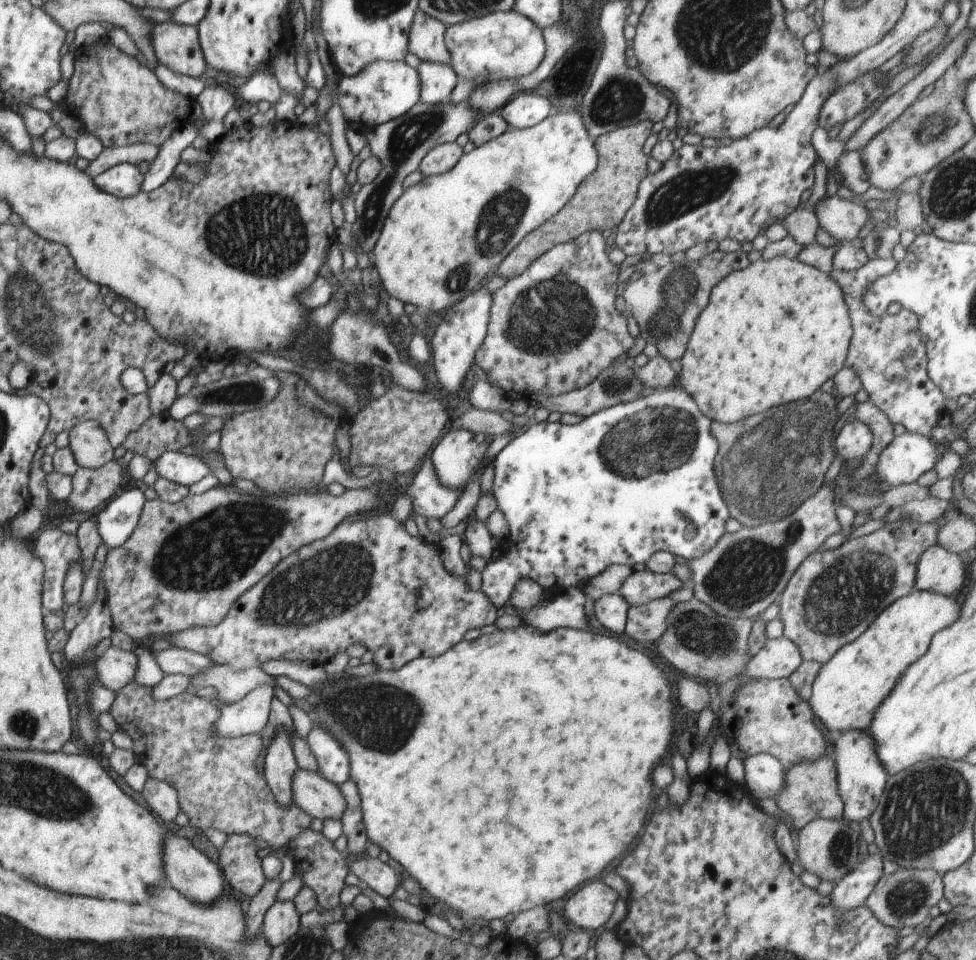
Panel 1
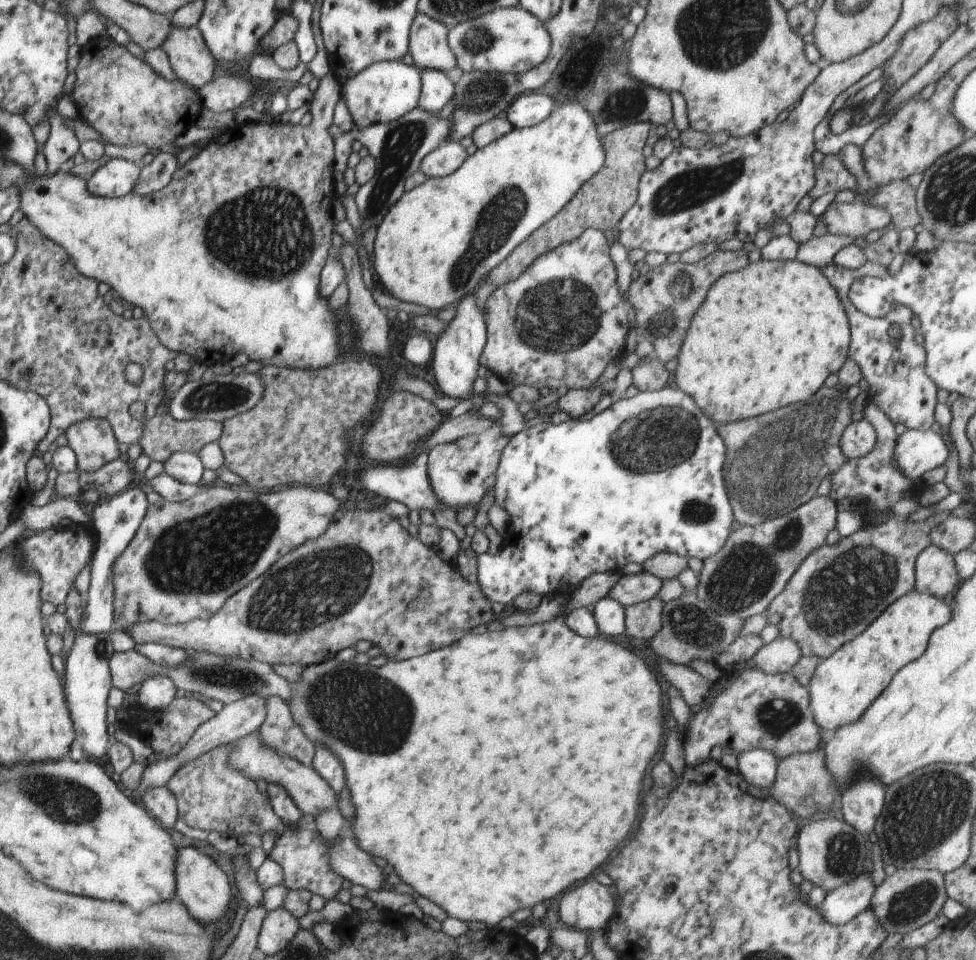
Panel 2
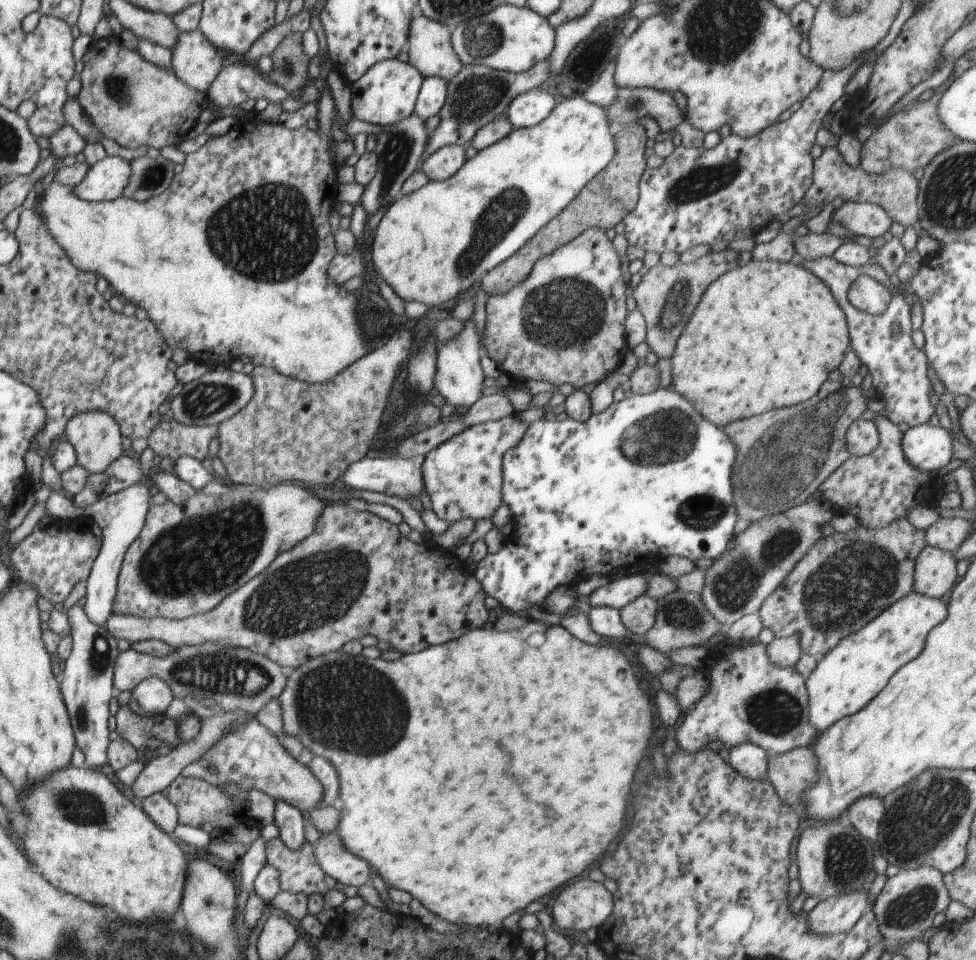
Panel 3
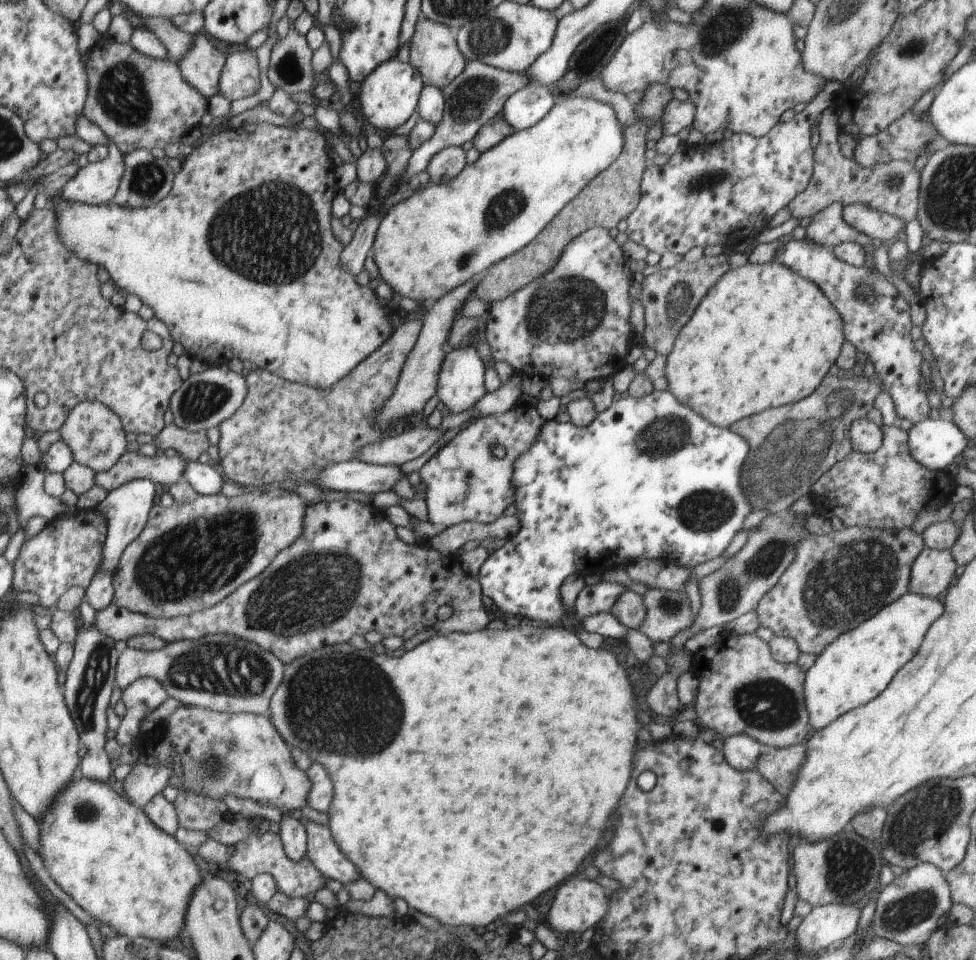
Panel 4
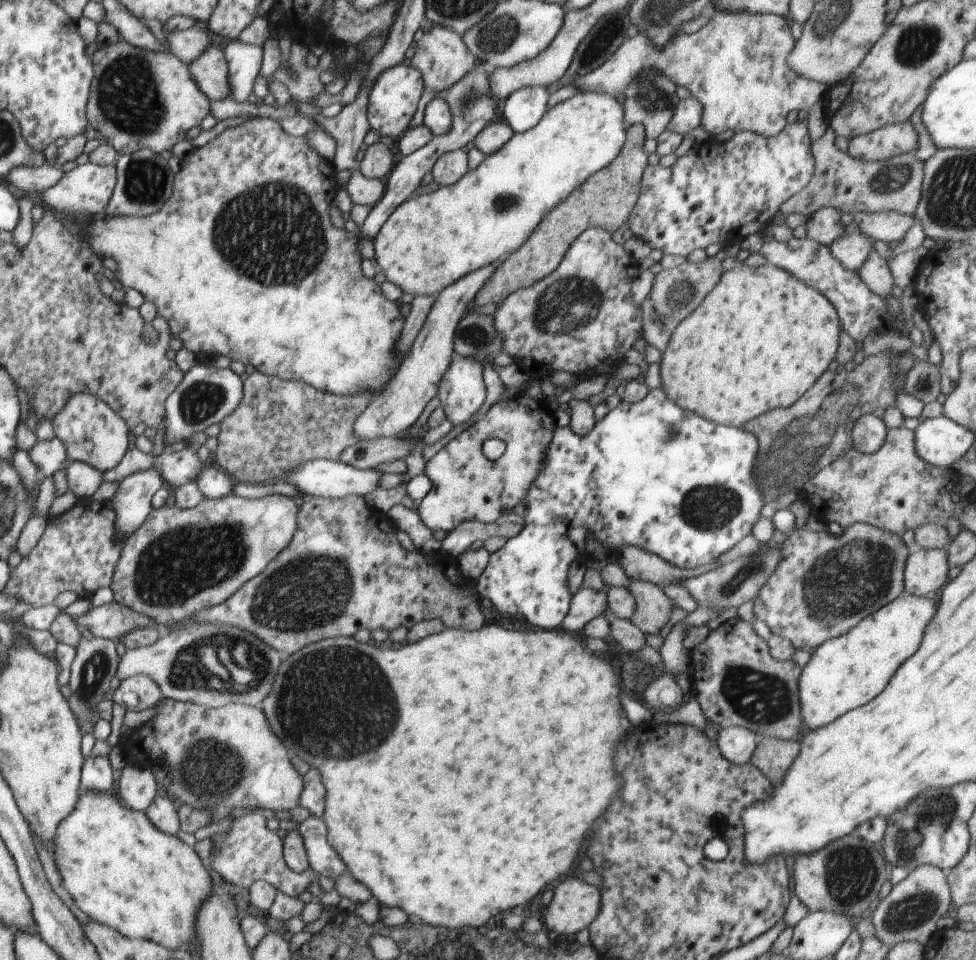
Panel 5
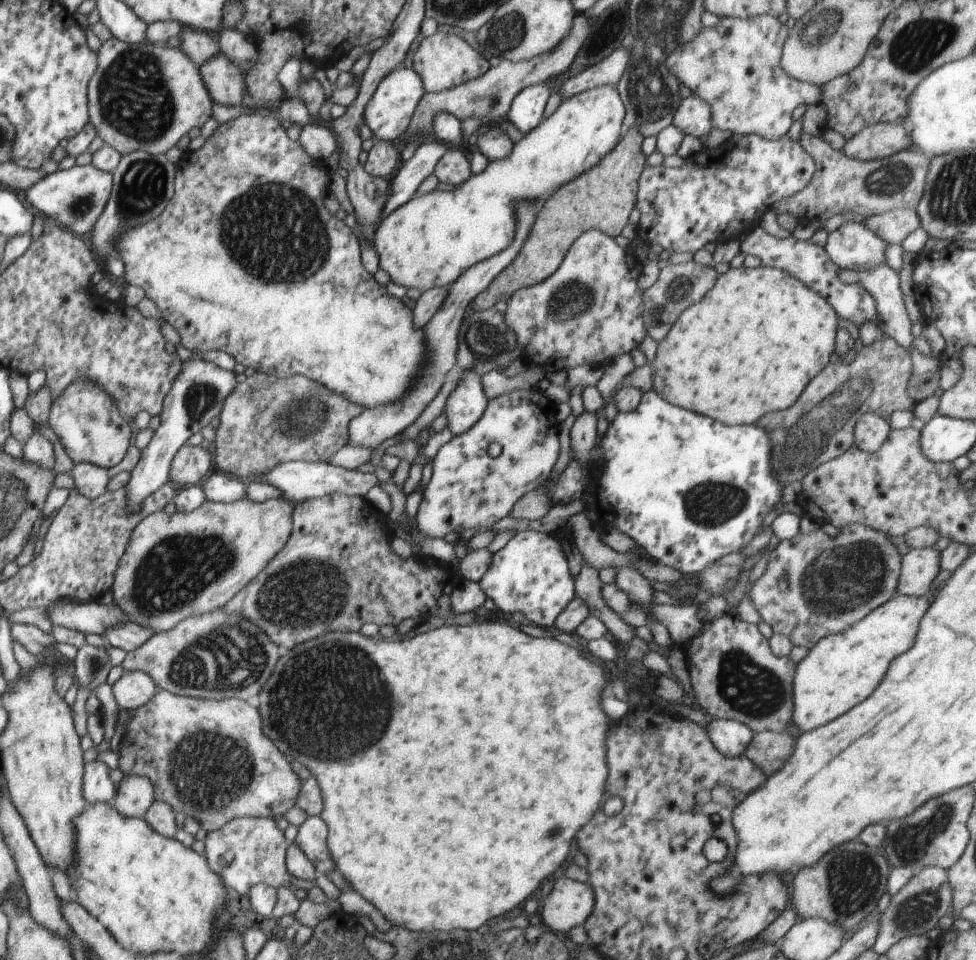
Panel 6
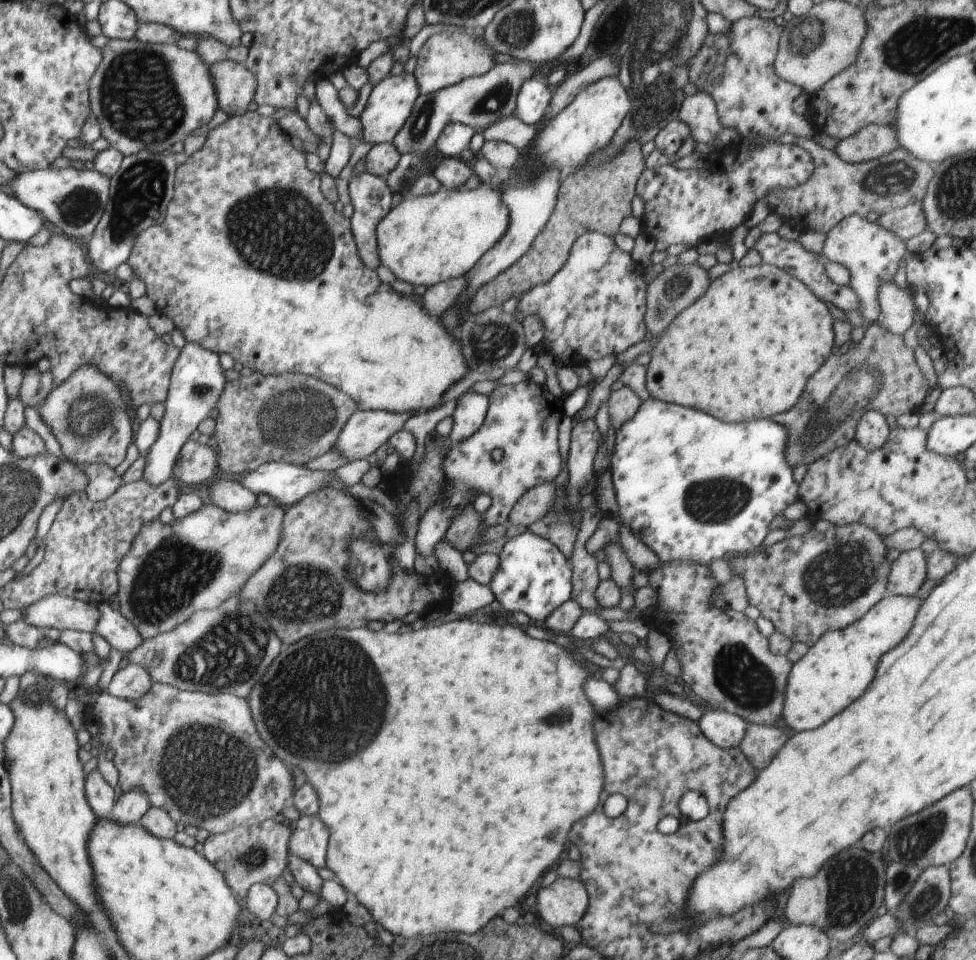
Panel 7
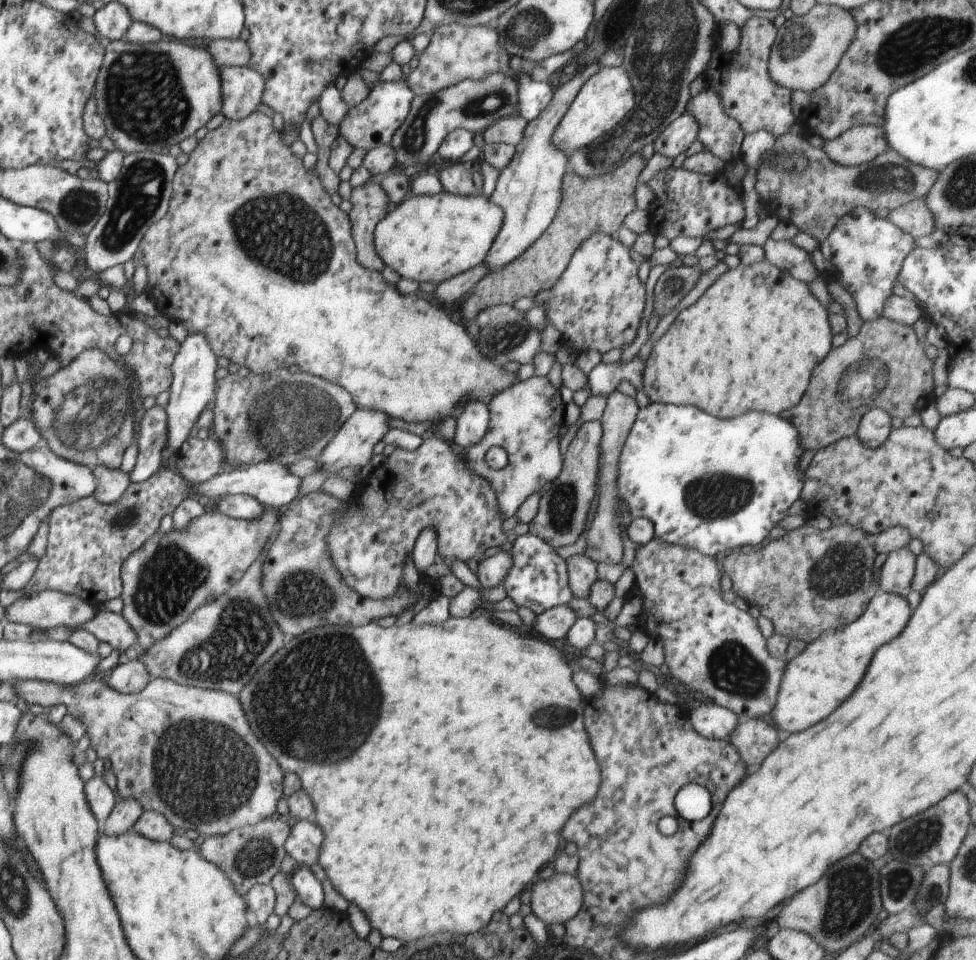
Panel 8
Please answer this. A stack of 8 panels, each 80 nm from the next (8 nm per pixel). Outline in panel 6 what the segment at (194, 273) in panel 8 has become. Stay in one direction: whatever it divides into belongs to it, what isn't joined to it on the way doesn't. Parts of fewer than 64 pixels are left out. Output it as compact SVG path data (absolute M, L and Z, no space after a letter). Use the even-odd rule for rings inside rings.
M251 113L219 125L200 150L186 151L177 167L175 192L164 212L146 224L124 230L116 238L114 248L118 250L119 258L124 263L123 277L128 285L139 286L147 298L156 302L161 317L178 331L182 339L181 344L193 353L222 351L228 354L228 336L230 336L230 356L236 363L244 365L246 369L253 368L256 373L265 373L280 379L298 374L310 378L321 386L326 386L336 397L358 403L365 409L400 400L402 394L406 392L406 386L412 384L422 364L426 350L424 336L422 332L412 330L410 308L404 306L400 300L388 296L386 286L378 284L374 274L370 274L362 265L361 248L355 231L348 228L344 220L340 220L326 208L324 201L329 192L332 173L325 162L311 158L299 141L290 140L279 120L270 115Z

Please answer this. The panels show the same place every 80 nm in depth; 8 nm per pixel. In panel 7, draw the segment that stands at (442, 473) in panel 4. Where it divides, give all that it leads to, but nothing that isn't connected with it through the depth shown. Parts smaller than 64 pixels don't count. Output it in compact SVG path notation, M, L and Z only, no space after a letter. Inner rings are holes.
M531 379L509 386L499 385L488 398L489 408L486 420L484 420L484 426L476 434L472 434L470 438L462 440L460 444L445 444L444 454L446 458L442 462L442 470L444 470L446 484L442 488L440 500L436 504L432 504L420 518L415 544L418 556L424 558L434 556L434 552L438 550L440 540L444 539L444 534L446 534L452 518L462 512L462 508L474 498L474 494L480 492L480 495L489 494L490 498L492 498L490 508L482 513L484 526L504 525L509 521L509 516L518 500L528 490L532 490L532 488L540 484L556 482L562 472L562 456L558 444L559 426L565 416L562 399L555 398L546 385L536 384ZM496 448L501 448L504 451L504 456L502 456L500 462L492 460L492 451Z

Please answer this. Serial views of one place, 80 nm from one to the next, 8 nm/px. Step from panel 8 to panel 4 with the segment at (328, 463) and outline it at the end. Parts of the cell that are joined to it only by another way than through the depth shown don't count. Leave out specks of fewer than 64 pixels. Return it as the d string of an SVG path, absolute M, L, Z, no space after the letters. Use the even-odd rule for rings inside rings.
M473 280L466 281L459 287L452 289L448 294L445 294L441 299L429 304L422 320L422 322L424 322L422 332L420 332L420 336L418 336L418 342L416 342L414 350L408 354L408 360L406 360L406 364L404 364L404 368L402 368L398 386L396 386L391 397L377 413L376 422L381 428L381 431L388 429L388 424L392 421L400 420L400 418L410 416L410 414L422 412L426 402L437 394L440 367L446 354L443 349L443 344L447 341L448 333L454 319L456 316L459 316L462 306L464 306L466 302L464 300L466 300L466 297L474 288L476 288L476 285Z

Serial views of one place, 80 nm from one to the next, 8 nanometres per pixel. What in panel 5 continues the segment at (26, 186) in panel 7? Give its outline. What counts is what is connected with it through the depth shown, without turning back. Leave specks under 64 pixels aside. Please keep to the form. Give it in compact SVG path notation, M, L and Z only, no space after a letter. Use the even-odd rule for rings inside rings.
M88 161L64 173L64 176L52 188L37 194L35 200L42 202L45 208L58 211L61 217L84 216L84 218L90 218L92 216L94 218L104 214L103 210L110 202L116 181L116 164L100 166Z

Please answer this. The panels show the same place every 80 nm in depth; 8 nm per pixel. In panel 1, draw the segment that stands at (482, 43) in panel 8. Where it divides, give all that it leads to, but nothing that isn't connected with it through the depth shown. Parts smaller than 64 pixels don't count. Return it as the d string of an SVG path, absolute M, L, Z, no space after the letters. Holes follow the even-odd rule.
M418 8L409 32L409 51L422 61L448 65L450 56L445 43L447 27L441 20Z

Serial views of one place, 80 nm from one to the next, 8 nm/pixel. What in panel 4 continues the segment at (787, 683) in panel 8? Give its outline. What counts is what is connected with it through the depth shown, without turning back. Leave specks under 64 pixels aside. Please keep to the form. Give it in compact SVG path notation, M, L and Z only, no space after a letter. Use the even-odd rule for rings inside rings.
M908 592L870 620L833 640L805 673L803 693L811 728L822 730L848 710L874 700L890 684L900 666L914 658L930 624L942 612L940 600Z

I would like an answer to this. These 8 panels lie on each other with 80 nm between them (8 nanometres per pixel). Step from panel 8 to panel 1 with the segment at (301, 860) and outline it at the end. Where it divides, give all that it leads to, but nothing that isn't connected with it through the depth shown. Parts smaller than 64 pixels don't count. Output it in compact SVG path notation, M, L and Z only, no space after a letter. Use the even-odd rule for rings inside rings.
M349 856L349 871L360 879L362 886L368 886L380 896L390 898L396 888L402 884L404 874L391 862L382 862L379 857L363 857L359 861L352 861Z

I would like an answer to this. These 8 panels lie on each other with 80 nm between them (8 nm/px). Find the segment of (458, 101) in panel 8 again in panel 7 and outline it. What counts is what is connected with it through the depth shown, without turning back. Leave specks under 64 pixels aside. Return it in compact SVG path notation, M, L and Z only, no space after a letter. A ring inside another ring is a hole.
M524 60L518 62L504 62L496 64L490 72L476 77L469 77L437 91L436 94L421 94L416 98L412 113L408 121L393 139L393 144L401 155L411 154L418 157L427 157L436 150L436 141L440 137L446 124L464 124L476 131L500 121L514 114L517 104L517 95L520 86L533 78L542 68L541 64L534 64Z

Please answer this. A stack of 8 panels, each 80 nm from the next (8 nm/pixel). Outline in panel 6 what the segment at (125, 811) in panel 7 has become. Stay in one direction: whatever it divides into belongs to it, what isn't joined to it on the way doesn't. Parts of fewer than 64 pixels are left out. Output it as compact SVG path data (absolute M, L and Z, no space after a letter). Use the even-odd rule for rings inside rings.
M124 776L113 805L126 818L143 818L154 802L154 786L144 776Z

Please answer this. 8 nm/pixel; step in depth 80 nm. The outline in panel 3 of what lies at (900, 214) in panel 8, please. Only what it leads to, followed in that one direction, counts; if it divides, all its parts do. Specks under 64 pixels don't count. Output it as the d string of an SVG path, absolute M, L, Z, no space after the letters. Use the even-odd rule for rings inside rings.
M846 201L831 214L831 220L843 226L848 233L867 237L888 237L893 221L878 205L867 202Z

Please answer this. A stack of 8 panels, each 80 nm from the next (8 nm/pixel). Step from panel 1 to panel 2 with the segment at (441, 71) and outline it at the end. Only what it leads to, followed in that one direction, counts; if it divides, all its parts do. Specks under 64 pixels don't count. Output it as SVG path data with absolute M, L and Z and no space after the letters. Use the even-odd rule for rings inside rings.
M422 69L419 106L438 113L455 93L455 75L436 69Z

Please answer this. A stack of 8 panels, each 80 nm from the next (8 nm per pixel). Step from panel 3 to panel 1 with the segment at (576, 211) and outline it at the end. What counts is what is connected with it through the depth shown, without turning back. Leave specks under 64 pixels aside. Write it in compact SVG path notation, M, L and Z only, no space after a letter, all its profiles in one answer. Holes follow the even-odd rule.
M642 121L635 125L620 127L600 135L594 140L599 156L596 170L592 171L578 186L575 195L564 208L549 218L542 226L527 234L516 248L497 266L495 274L514 278L520 276L539 256L554 245L574 240L586 231L613 230L622 222L637 197L642 179L648 174L649 157L644 154L644 142L652 133L652 121Z

